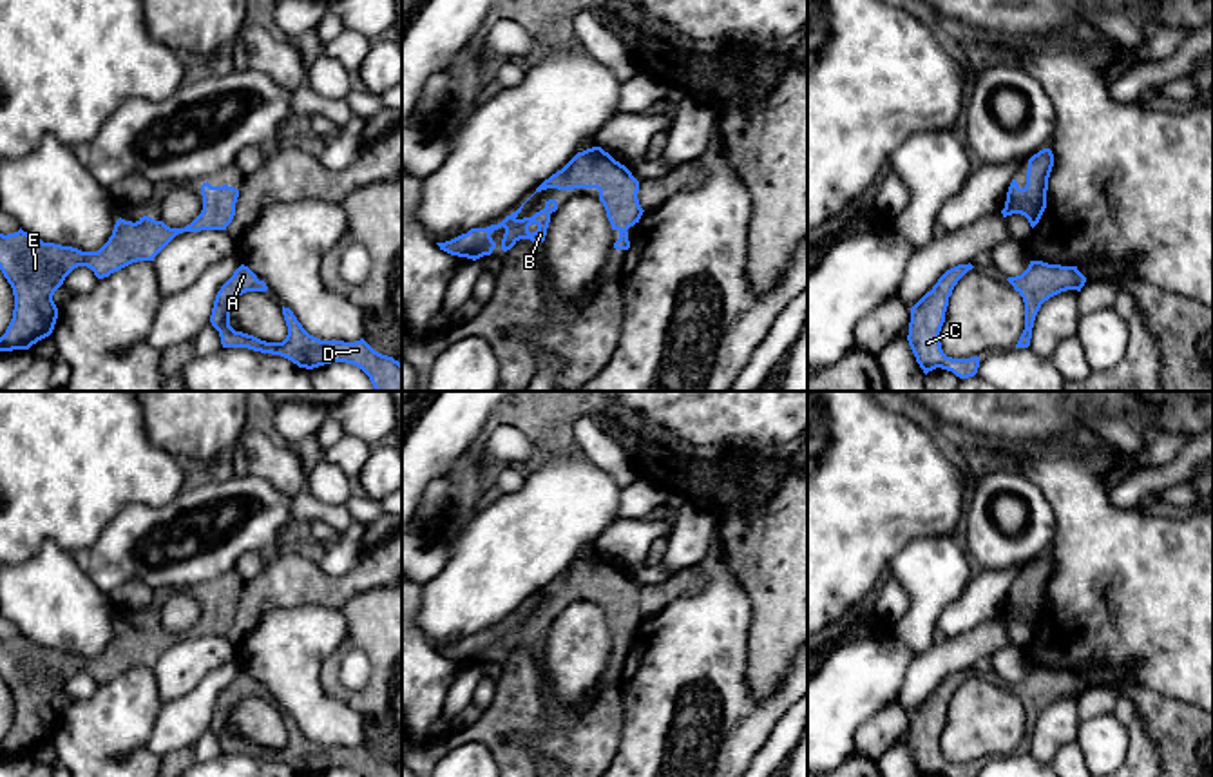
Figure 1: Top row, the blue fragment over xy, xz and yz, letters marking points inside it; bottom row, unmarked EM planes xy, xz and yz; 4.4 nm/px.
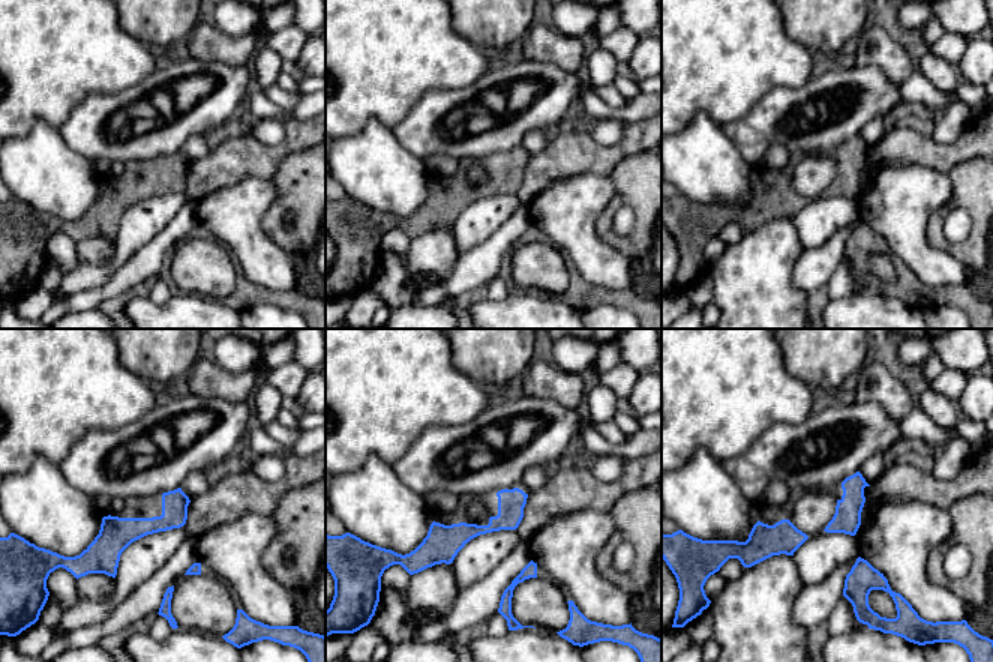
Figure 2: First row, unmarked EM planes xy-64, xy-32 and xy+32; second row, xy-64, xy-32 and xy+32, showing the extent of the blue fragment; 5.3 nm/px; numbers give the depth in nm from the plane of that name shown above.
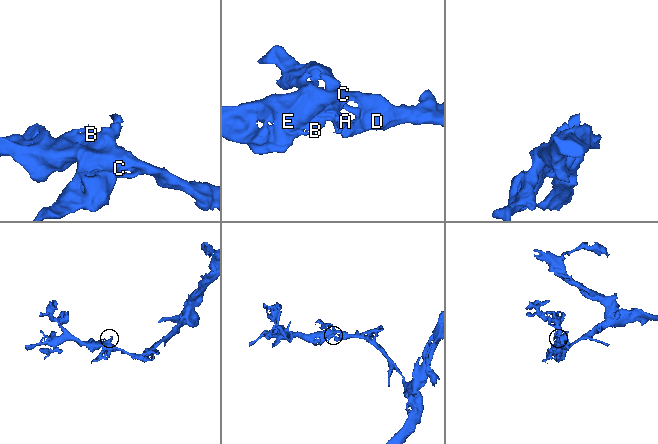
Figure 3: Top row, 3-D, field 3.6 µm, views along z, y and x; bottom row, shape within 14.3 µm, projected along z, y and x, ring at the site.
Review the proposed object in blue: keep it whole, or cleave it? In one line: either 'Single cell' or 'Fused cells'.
Single cell

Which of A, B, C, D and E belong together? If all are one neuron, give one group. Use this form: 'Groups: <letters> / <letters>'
Groups: A B C D E

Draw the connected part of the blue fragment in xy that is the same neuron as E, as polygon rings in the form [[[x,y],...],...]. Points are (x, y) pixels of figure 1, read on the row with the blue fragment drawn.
[[[201,185],[203,210],[185,228],[170,228],[148,216],[136,223],[118,219],[109,241],[98,252],[43,243],[24,232],[0,234],[0,270],[13,288],[13,319],[0,337],[0,351],[29,350],[49,337],[58,319],[54,292],[78,266],[87,266],[98,279],[154,257],[183,232],[226,230],[235,216],[239,190],[228,185]]]

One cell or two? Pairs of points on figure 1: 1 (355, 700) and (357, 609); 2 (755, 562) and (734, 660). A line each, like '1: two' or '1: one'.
1: one
2: two

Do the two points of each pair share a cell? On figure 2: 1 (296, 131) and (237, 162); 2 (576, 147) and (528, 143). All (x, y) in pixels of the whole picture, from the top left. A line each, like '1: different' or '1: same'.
1: same
2: different

